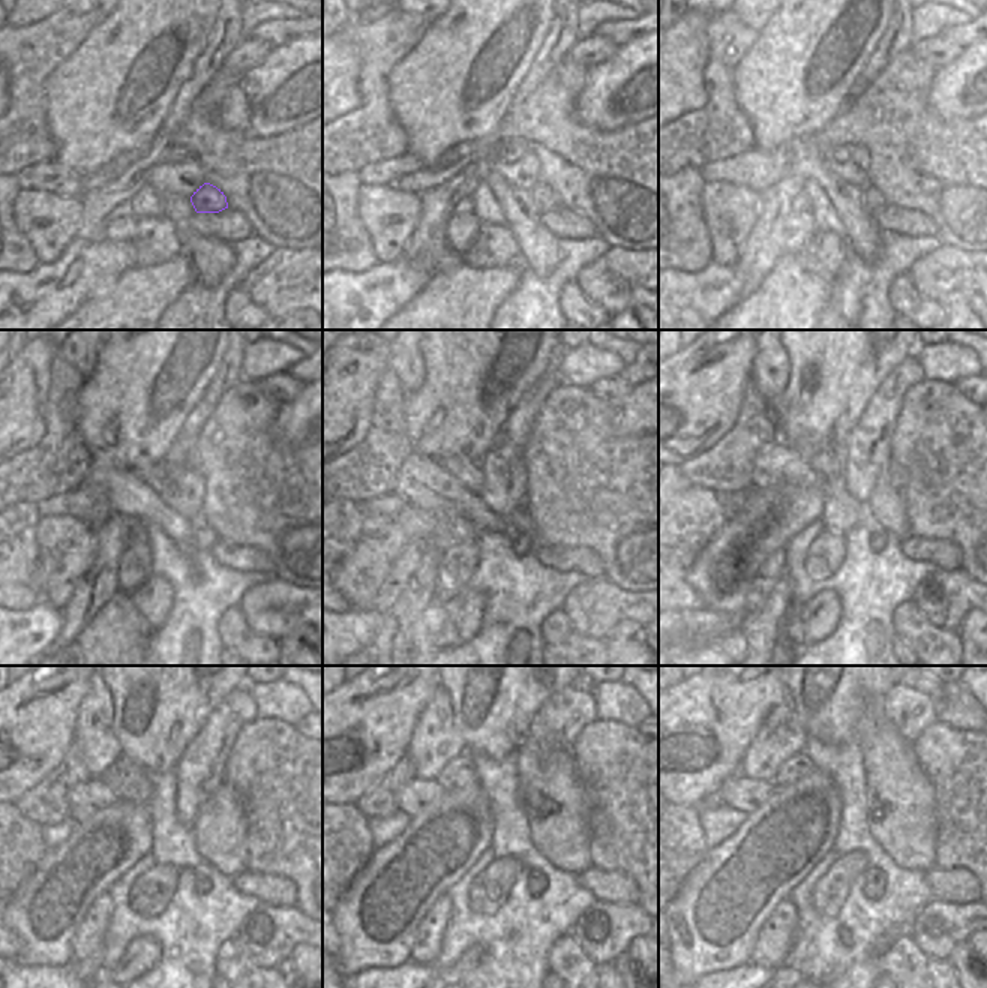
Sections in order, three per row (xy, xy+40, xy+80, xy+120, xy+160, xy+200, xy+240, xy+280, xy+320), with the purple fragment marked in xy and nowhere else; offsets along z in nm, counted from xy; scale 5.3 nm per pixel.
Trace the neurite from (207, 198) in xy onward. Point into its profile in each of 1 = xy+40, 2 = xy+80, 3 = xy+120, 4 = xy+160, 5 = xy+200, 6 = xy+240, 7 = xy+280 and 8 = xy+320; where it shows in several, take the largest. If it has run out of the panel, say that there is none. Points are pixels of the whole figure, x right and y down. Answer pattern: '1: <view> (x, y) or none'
1: xy+40 (543, 198)
2: xy+80 (875, 200)
3: xy+120 (204, 537)
4: xy+160 (539, 541)
5: xy+200 (876, 543)
6: xy+240 (203, 882)
7: xy+280 (537, 885)
8: xy+320 (875, 883)

